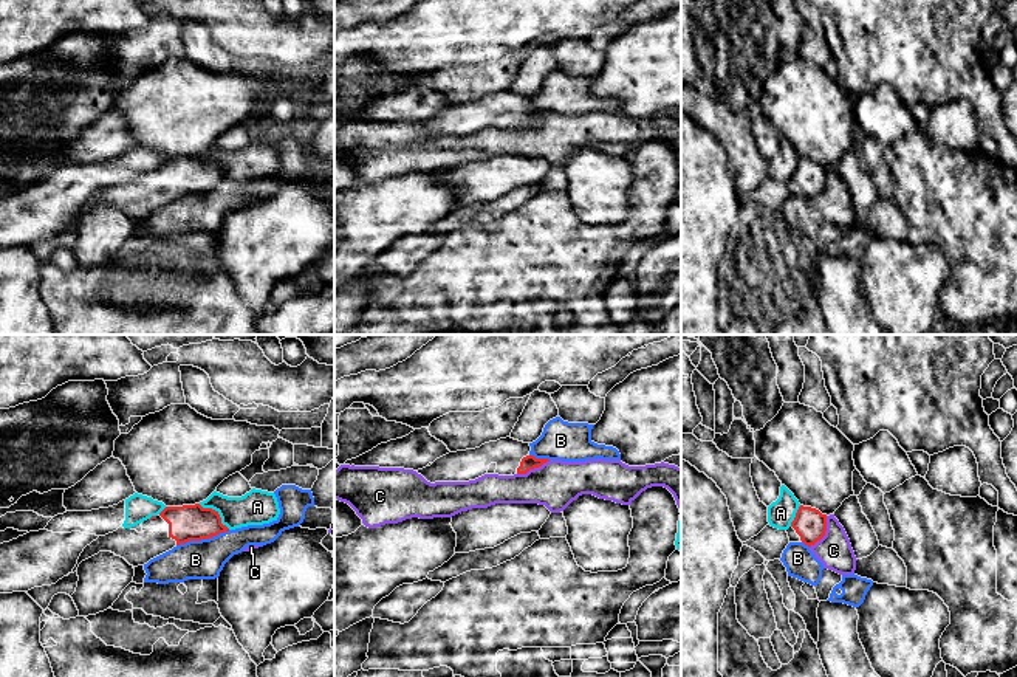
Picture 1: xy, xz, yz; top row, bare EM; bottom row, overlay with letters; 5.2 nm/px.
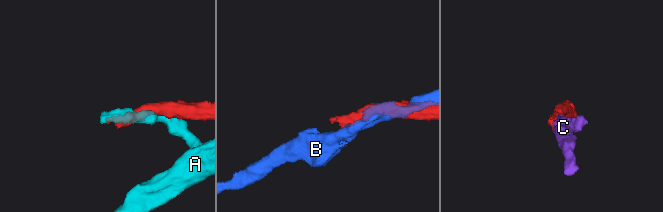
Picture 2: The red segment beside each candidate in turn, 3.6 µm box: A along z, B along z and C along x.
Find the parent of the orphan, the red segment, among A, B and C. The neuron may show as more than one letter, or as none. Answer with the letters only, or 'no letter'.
no letter

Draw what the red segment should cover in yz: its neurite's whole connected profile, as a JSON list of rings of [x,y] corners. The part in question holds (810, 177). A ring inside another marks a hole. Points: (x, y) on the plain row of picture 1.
[[[800,158],[791,180],[786,183],[789,195],[803,195],[811,200],[825,189],[827,167]]]

